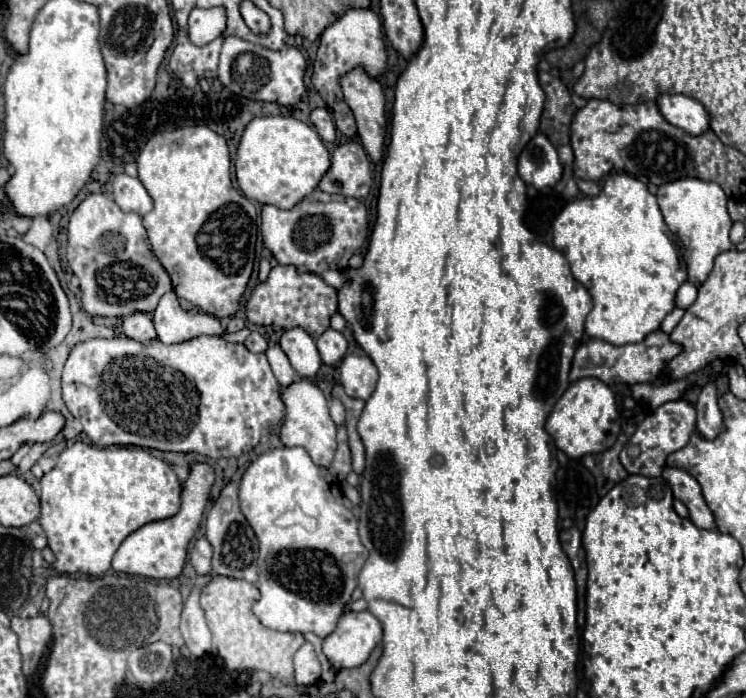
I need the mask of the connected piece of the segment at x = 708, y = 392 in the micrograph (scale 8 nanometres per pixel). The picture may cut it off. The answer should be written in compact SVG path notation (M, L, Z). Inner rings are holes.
M707 383L697 399L697 431L703 439L715 439L723 431L723 415L717 405L717 389L713 383Z

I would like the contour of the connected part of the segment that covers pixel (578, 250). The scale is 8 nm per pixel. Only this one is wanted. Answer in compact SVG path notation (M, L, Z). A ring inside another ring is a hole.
M611 173L603 191L597 197L581 197L567 203L553 221L553 245L563 251L571 265L571 273L593 297L593 311L587 315L585 331L593 339L603 339L613 345L639 343L649 333L657 331L667 313L675 307L675 293L685 283L685 265L679 263L679 253L667 235L661 209L655 195L647 191L647 185L627 173Z

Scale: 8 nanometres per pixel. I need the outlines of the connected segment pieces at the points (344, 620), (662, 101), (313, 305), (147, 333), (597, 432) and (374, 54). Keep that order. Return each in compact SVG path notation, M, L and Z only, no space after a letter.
M347 611L341 615L337 629L323 641L323 653L337 671L359 667L381 641L381 633L379 619L369 611Z
M661 95L657 103L665 119L689 135L703 135L709 129L711 117L697 99L687 95Z
M277 265L267 281L257 283L245 305L245 315L255 325L273 325L281 329L301 327L313 339L329 329L329 319L337 311L337 291L315 273L299 273L293 265Z
M145 313L127 315L123 319L123 331L125 331L127 337L131 337L135 341L141 341L141 343L147 343L149 339L155 339L157 337L151 317L145 315Z
M583 377L571 383L549 415L547 431L555 439L555 445L569 457L583 457L587 453L601 453L609 449L621 431L613 391L595 377Z
M349 9L341 19L337 19L337 23L329 25L321 35L319 49L313 61L315 69L313 69L311 81L313 81L313 87L319 91L319 95L323 97L323 101L327 103L327 109L333 113L337 129L345 137L355 137L357 125L355 125L353 111L349 109L343 97L339 79L357 67L361 67L369 77L377 79L385 73L387 60L386 44L381 35L381 19L371 9Z

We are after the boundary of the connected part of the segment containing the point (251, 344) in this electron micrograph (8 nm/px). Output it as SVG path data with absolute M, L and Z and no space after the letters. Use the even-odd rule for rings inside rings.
M253 331L253 333L245 339L245 347L247 347L249 351L253 351L253 353L265 353L265 351L267 351L267 339L265 339L261 333Z

